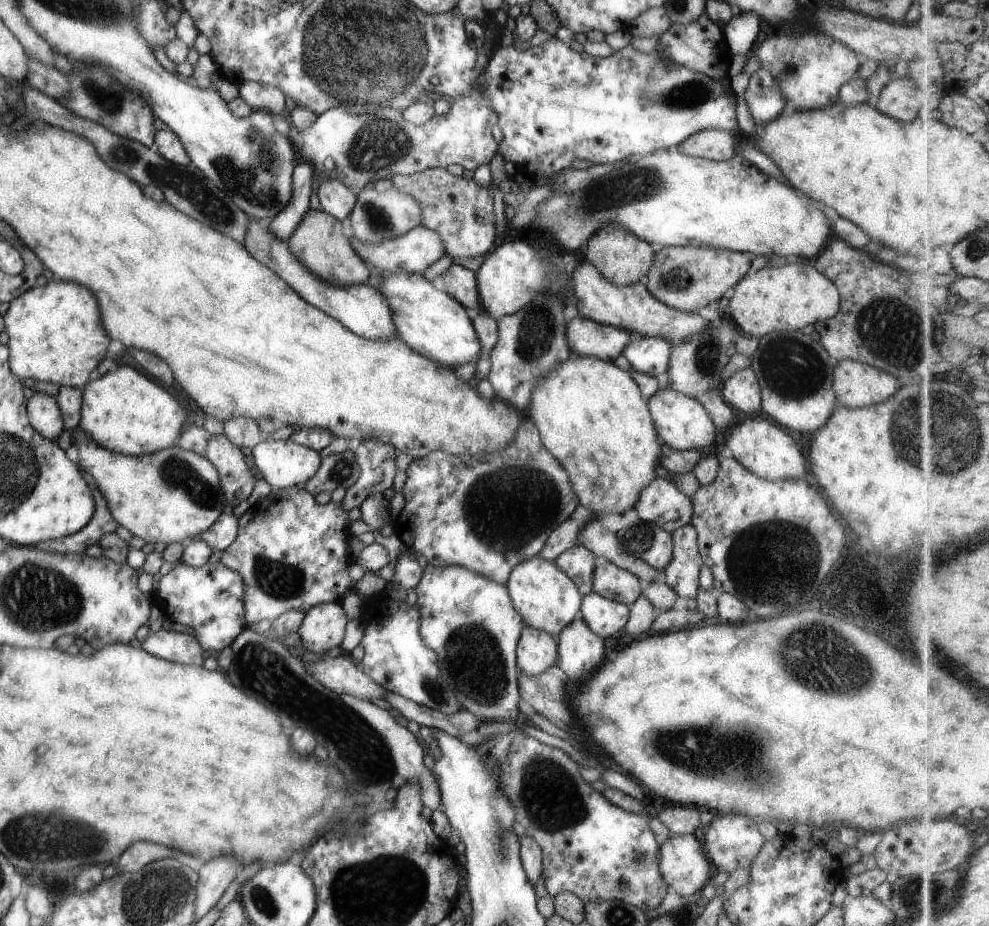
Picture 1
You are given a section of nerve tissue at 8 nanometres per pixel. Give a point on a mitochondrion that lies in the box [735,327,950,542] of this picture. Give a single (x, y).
(792, 368)

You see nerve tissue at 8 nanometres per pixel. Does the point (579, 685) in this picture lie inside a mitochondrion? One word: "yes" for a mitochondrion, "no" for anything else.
no

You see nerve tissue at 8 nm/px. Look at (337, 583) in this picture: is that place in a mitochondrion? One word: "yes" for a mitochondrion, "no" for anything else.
no

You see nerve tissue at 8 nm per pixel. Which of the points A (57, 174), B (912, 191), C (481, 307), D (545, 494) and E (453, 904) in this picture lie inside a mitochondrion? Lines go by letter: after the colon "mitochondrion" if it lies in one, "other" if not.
A: other
B: other
C: other
D: mitochondrion
E: other

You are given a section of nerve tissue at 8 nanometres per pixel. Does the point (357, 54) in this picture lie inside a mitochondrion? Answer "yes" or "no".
yes

